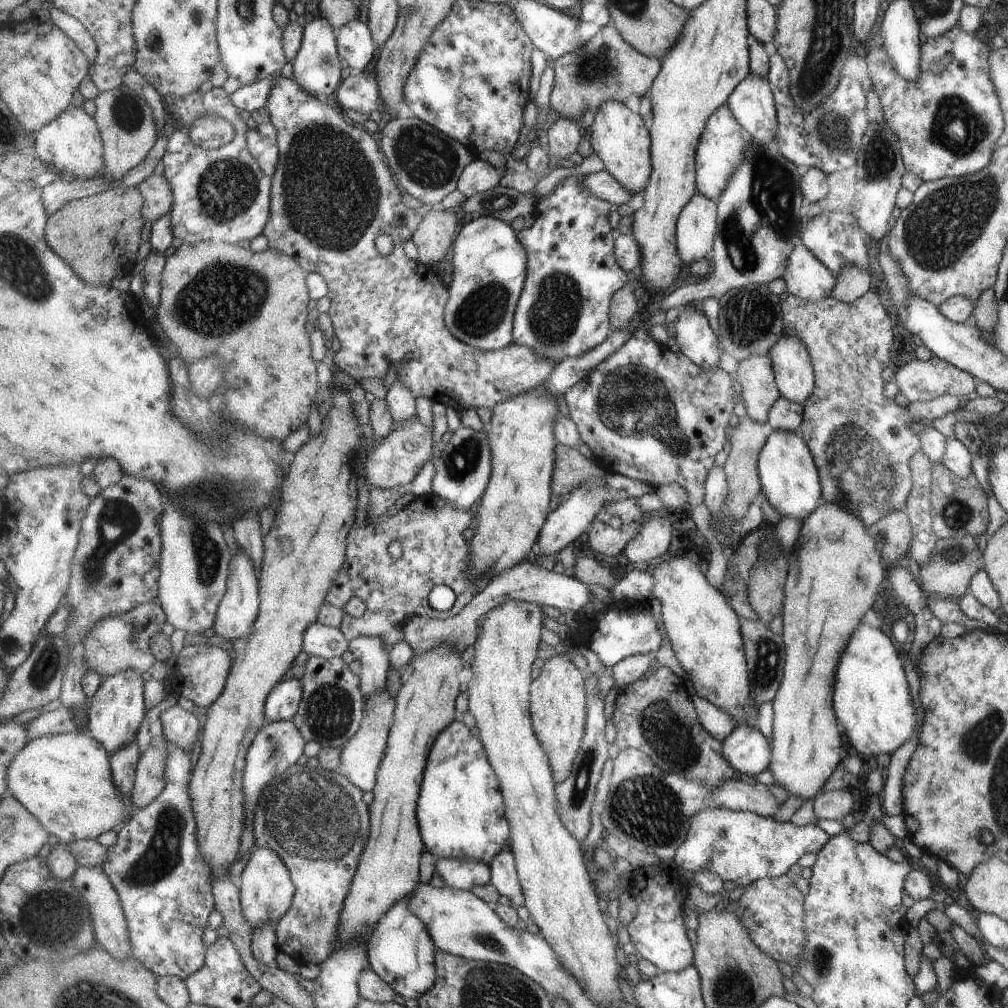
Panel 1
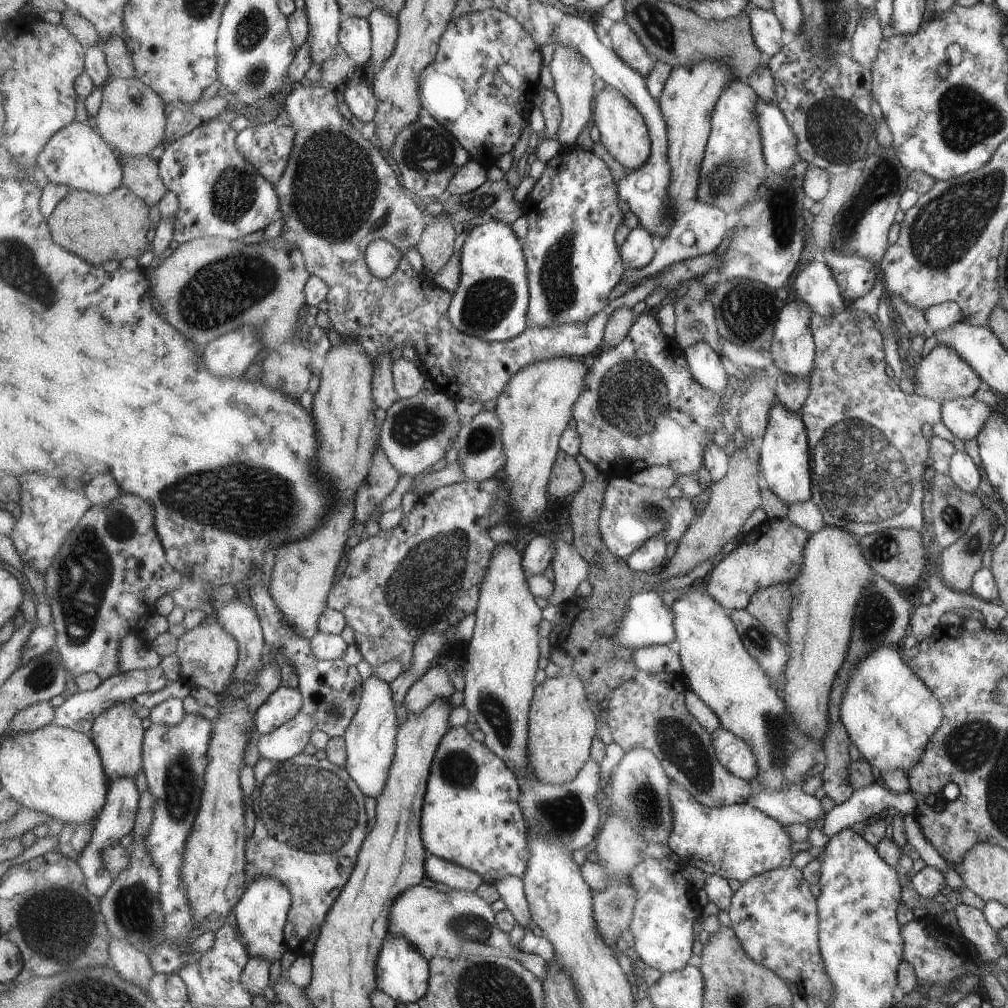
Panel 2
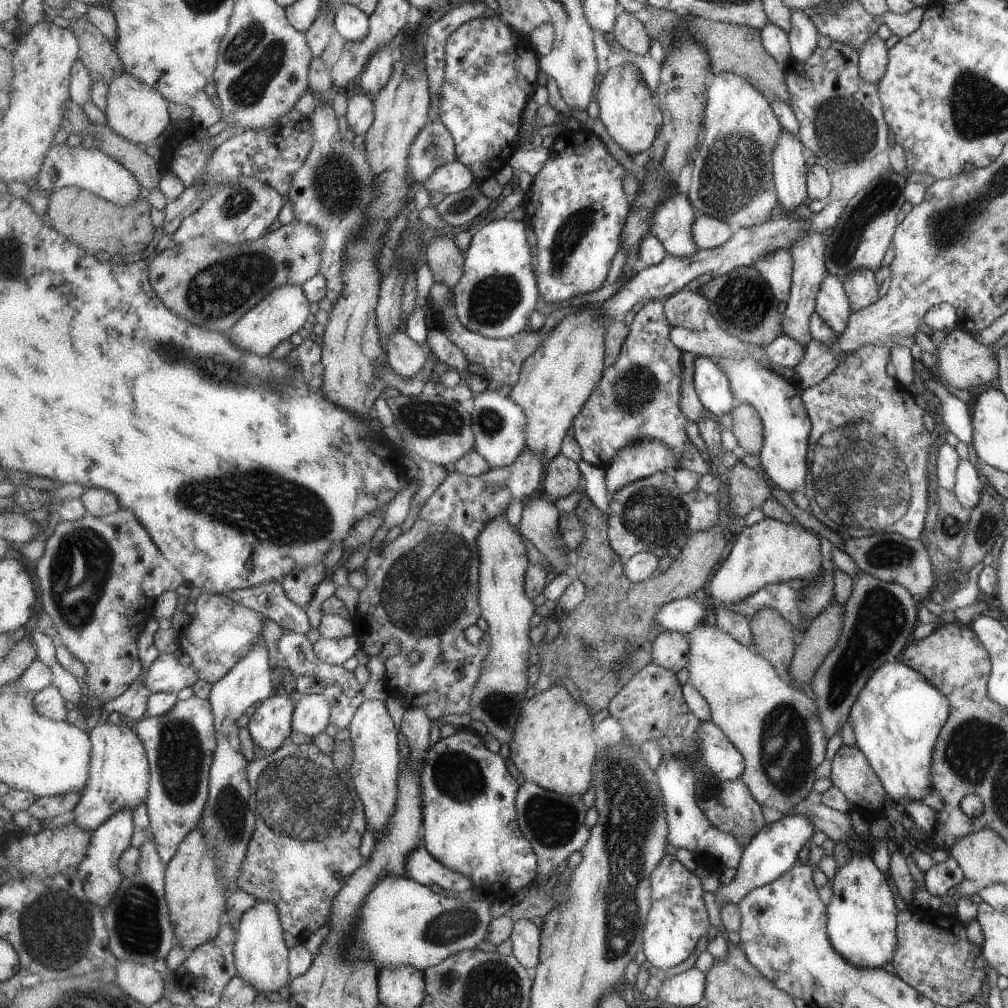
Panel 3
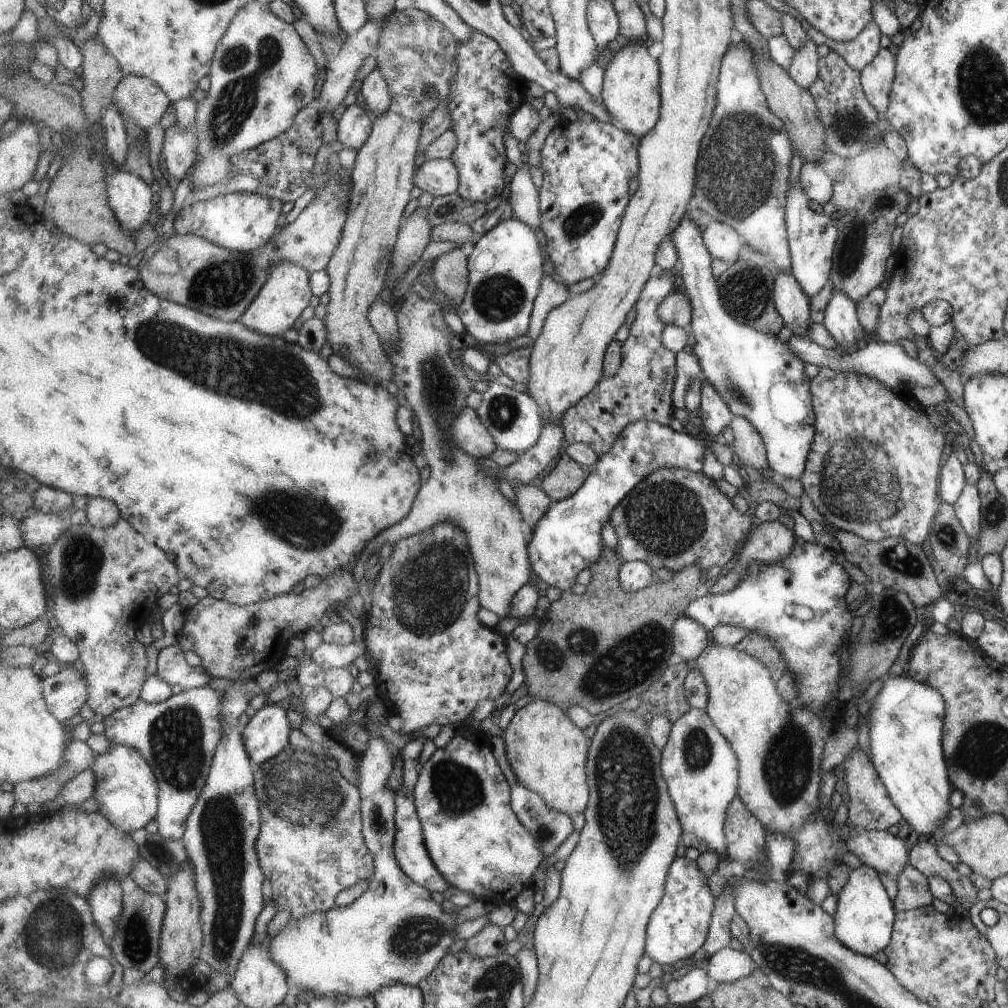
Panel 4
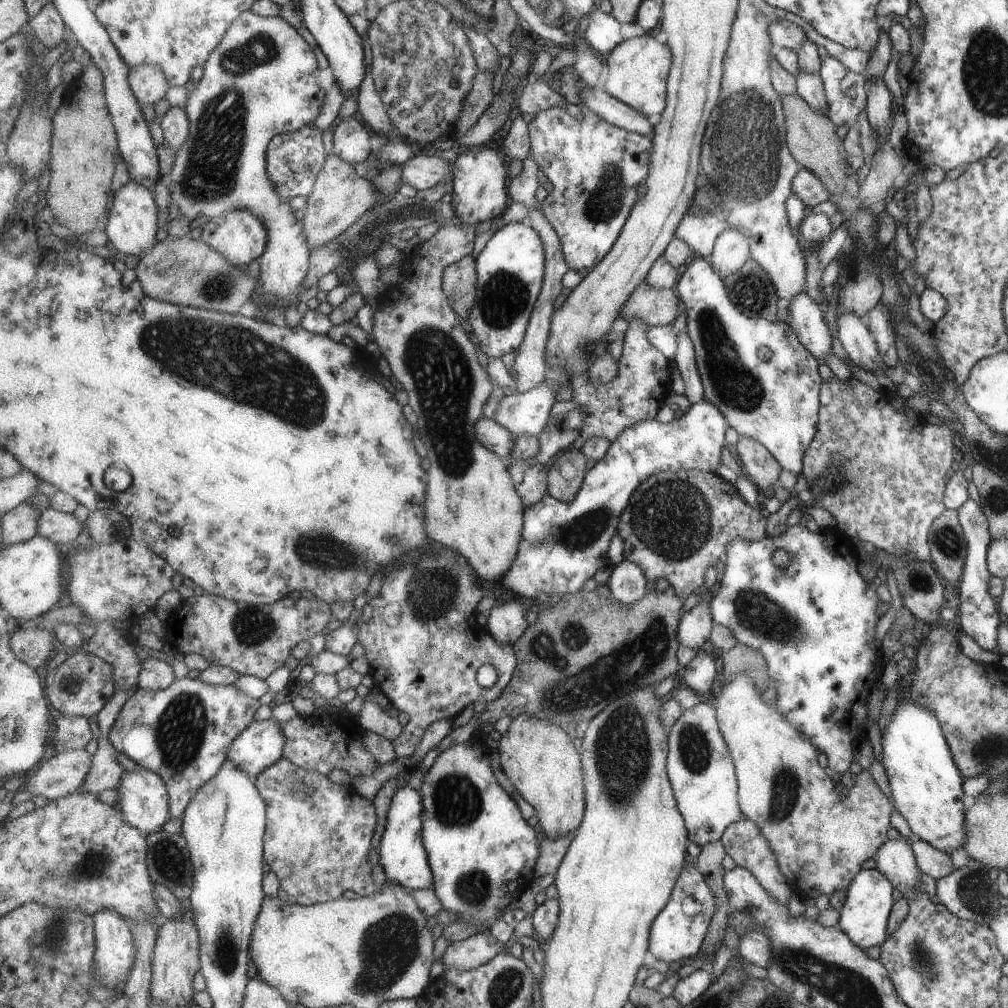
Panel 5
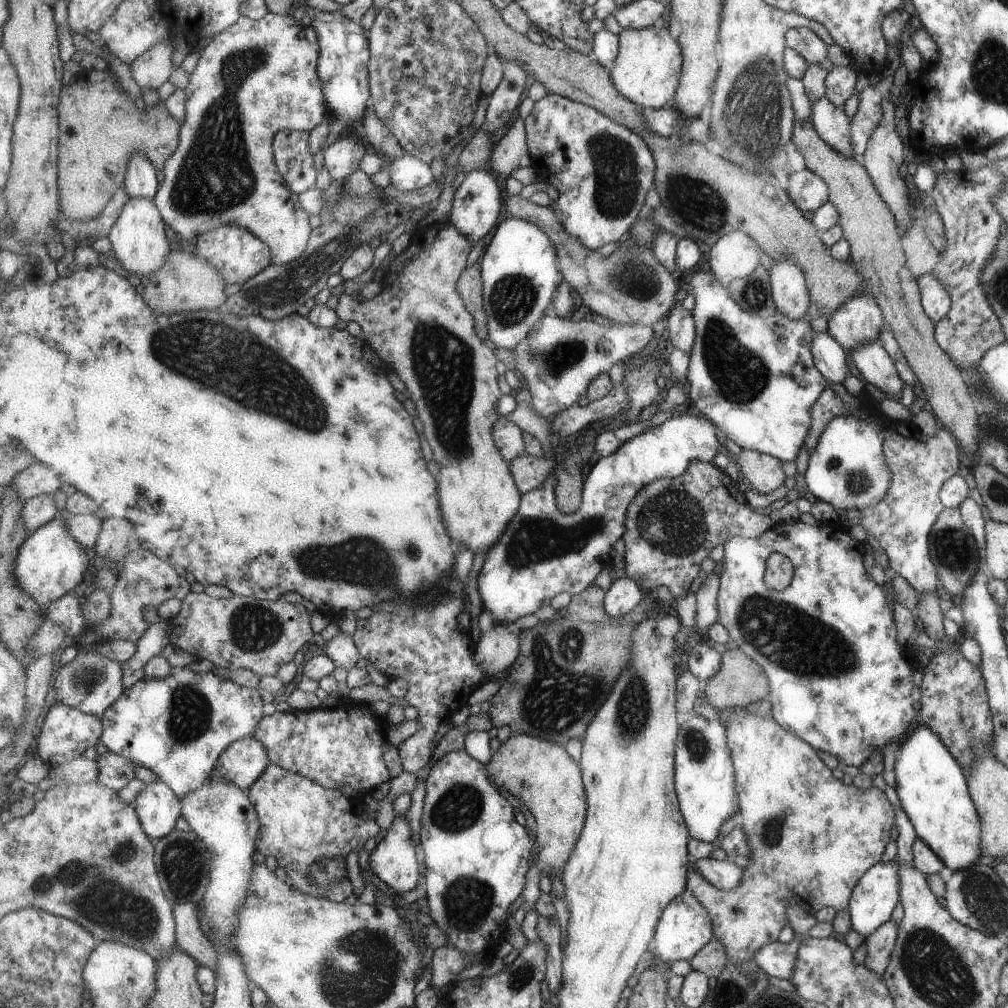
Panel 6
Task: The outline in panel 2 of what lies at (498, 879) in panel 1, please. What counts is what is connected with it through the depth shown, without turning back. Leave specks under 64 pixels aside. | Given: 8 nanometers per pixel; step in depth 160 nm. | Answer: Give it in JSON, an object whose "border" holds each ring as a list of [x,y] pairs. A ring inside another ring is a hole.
{"border":[[[509,875],[504,879],[498,880],[495,885],[507,908],[511,909],[511,912],[515,915],[519,926],[525,931],[527,929],[531,930],[535,922],[532,919],[524,880],[521,877]]]}

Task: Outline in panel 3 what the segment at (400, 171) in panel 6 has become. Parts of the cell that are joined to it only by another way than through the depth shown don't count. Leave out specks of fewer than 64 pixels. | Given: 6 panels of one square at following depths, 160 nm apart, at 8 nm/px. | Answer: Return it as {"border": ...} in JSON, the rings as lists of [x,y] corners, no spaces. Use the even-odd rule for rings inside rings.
{"border":[[[453,161],[441,165],[433,176],[424,182],[423,189],[427,192],[441,192],[450,195],[467,190],[477,182],[473,171],[461,161]]]}

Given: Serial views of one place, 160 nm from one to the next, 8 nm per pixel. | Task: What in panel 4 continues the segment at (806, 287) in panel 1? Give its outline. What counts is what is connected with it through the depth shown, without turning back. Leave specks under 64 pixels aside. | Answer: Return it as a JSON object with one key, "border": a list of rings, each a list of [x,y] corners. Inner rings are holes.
{"border":[[[833,290],[827,307],[823,312],[823,323],[836,344],[843,346],[849,353],[854,352],[863,340],[864,328],[857,320],[856,305],[845,292]]]}

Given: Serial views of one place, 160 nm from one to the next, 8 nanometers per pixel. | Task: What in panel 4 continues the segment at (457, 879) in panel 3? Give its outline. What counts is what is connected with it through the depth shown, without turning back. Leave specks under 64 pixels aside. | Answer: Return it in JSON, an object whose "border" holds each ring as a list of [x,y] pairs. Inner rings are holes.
{"border":[[[425,738],[411,740],[411,742],[406,744],[401,750],[402,760],[404,761],[404,769],[402,770],[404,781],[402,788],[397,791],[397,836],[395,836],[395,849],[397,850],[396,854],[399,865],[408,876],[411,876],[417,884],[429,888],[431,892],[443,893],[452,885],[451,882],[443,876],[441,870],[437,868],[433,858],[429,855],[427,846],[424,844],[424,828],[417,812],[415,797],[413,796],[413,790],[415,790],[417,780],[420,776],[418,758],[421,756],[421,750],[423,750],[423,746],[425,746],[425,741]]]}

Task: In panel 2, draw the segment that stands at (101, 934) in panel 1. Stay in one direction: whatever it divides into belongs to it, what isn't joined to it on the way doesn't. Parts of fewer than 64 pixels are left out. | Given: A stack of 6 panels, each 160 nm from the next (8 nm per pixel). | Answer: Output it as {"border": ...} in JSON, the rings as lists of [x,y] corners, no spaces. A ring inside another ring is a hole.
{"border":[[[112,934],[110,960],[119,976],[149,992],[150,980],[156,973],[150,958],[126,939]]]}

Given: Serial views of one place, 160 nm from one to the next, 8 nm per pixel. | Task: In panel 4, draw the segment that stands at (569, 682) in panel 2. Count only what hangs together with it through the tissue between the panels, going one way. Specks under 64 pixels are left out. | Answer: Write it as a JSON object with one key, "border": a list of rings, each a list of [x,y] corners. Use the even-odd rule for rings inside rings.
{"border":[[[547,700],[531,701],[514,714],[502,737],[518,783],[543,796],[553,810],[573,817],[585,813],[591,796],[587,775],[591,740],[573,724],[567,710]]]}

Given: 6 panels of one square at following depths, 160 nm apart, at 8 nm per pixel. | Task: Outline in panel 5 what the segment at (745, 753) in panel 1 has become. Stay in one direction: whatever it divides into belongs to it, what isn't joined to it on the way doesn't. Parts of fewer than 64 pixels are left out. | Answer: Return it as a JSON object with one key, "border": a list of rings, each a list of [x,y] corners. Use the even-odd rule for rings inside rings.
{"border":[[[699,703],[684,710],[669,731],[667,770],[676,800],[689,830],[689,841],[705,845],[721,841],[727,828],[743,818],[739,800],[739,780],[732,753],[720,730],[717,710]]]}

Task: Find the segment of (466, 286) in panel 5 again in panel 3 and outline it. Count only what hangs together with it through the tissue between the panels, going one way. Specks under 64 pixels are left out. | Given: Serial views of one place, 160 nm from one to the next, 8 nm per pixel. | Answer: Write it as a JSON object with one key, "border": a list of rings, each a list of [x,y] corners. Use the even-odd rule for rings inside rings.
{"border":[[[437,236],[431,240],[425,251],[435,280],[445,284],[452,291],[463,276],[466,263],[466,255],[461,252],[454,237]]]}

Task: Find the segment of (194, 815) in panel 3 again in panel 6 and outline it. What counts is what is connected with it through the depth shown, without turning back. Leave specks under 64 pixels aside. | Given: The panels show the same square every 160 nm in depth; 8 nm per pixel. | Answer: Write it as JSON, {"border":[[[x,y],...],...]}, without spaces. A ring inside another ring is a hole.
{"border":[[[194,666],[173,669],[173,674],[161,678],[145,677],[135,686],[126,688],[123,696],[103,714],[104,733],[100,743],[111,753],[130,758],[136,765],[144,765],[155,772],[164,783],[180,796],[209,782],[220,756],[240,738],[253,735],[263,717],[263,698],[259,690],[242,687],[231,679],[210,672],[200,672]]]}

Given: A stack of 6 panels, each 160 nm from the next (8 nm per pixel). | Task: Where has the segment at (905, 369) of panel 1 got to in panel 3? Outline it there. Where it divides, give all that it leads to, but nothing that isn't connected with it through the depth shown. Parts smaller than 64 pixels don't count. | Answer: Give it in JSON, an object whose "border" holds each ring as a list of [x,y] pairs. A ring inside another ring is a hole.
{"border":[[[955,327],[951,329],[937,347],[938,374],[935,378],[944,386],[953,386],[961,390],[981,386],[997,378],[997,359],[983,341],[973,340],[968,330]]]}

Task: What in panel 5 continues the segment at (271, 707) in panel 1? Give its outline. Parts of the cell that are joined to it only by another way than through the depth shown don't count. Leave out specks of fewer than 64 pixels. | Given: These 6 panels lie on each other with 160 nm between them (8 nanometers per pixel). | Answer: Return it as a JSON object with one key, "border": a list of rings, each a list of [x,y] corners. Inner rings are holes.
{"border":[[[275,718],[253,722],[231,744],[229,756],[233,764],[252,778],[259,777],[269,766],[283,758],[285,736]]]}

